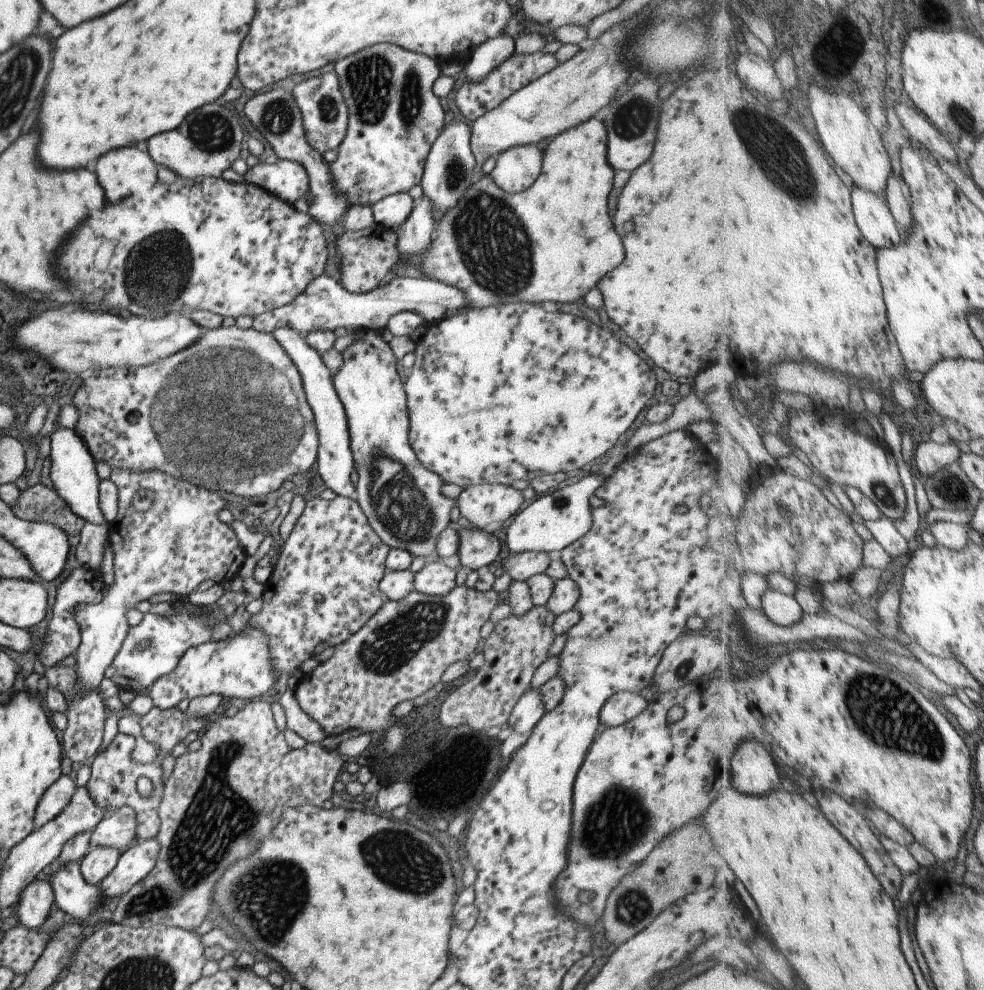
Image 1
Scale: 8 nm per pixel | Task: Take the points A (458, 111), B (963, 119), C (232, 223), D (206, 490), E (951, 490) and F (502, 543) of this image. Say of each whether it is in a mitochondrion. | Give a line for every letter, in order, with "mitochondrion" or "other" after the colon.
A: other
B: mitochondrion
C: other
D: mitochondrion
E: mitochondrion
F: other

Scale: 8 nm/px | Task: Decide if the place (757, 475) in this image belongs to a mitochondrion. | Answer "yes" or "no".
no

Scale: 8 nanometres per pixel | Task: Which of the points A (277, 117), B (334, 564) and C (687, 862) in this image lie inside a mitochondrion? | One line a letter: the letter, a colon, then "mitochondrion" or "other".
A: mitochondrion
B: other
C: other

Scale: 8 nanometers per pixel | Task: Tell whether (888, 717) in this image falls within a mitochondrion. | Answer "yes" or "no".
yes

